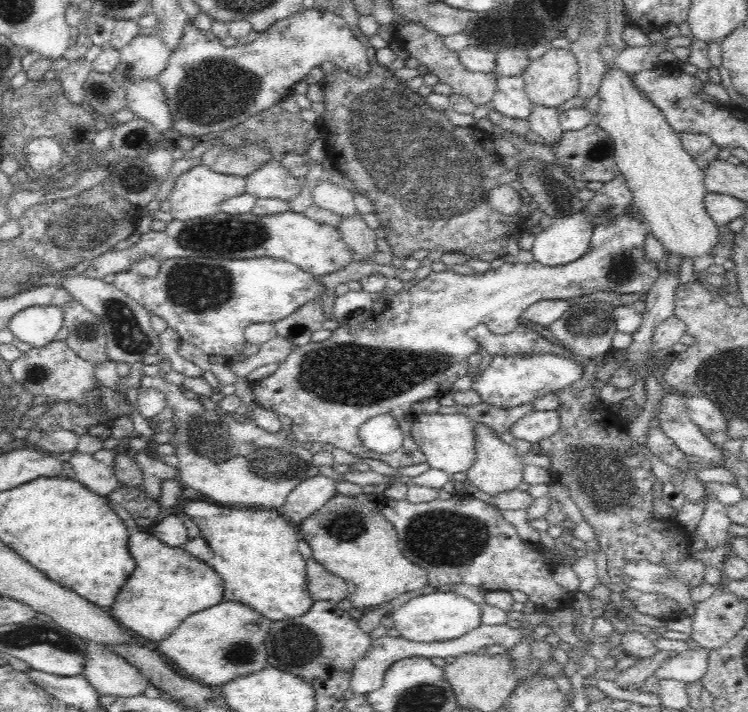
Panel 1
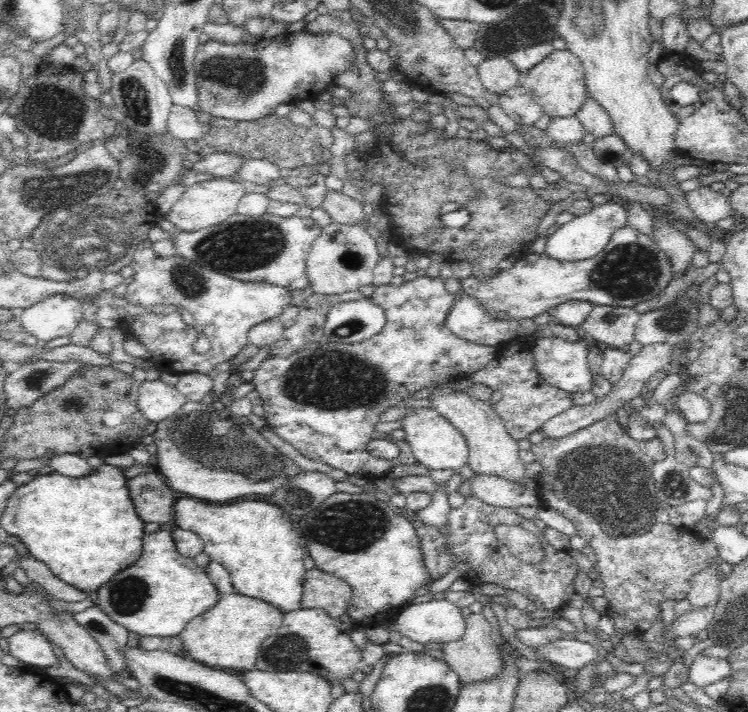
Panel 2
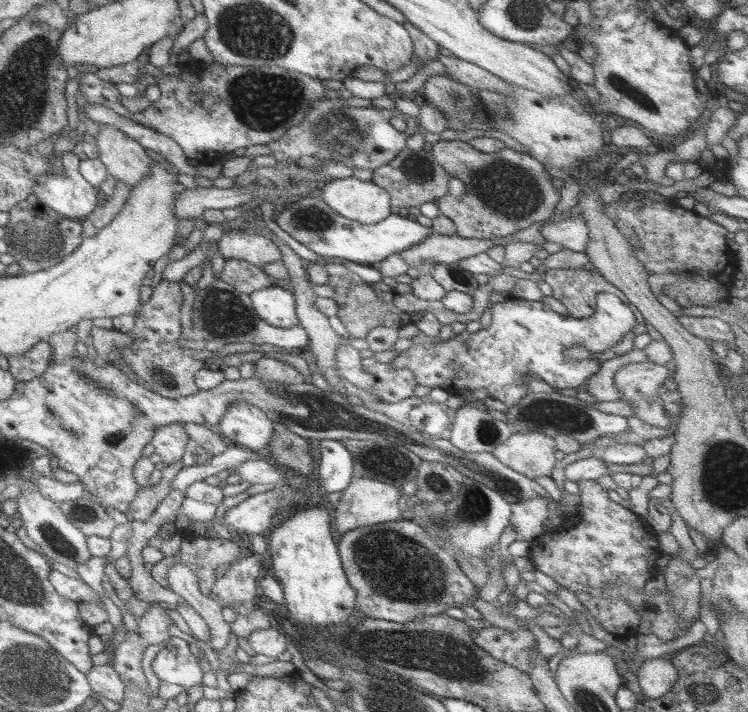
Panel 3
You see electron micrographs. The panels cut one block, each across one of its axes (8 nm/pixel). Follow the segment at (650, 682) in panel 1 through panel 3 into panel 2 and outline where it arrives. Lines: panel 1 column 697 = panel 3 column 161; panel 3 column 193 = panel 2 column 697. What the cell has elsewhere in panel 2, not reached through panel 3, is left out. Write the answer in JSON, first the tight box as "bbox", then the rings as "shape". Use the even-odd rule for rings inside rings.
{"bbox":[689,654,732,688],"shape":[[[698,654],[689,668],[689,681],[703,688],[710,686],[732,674],[732,665],[728,659],[704,657]]]}

